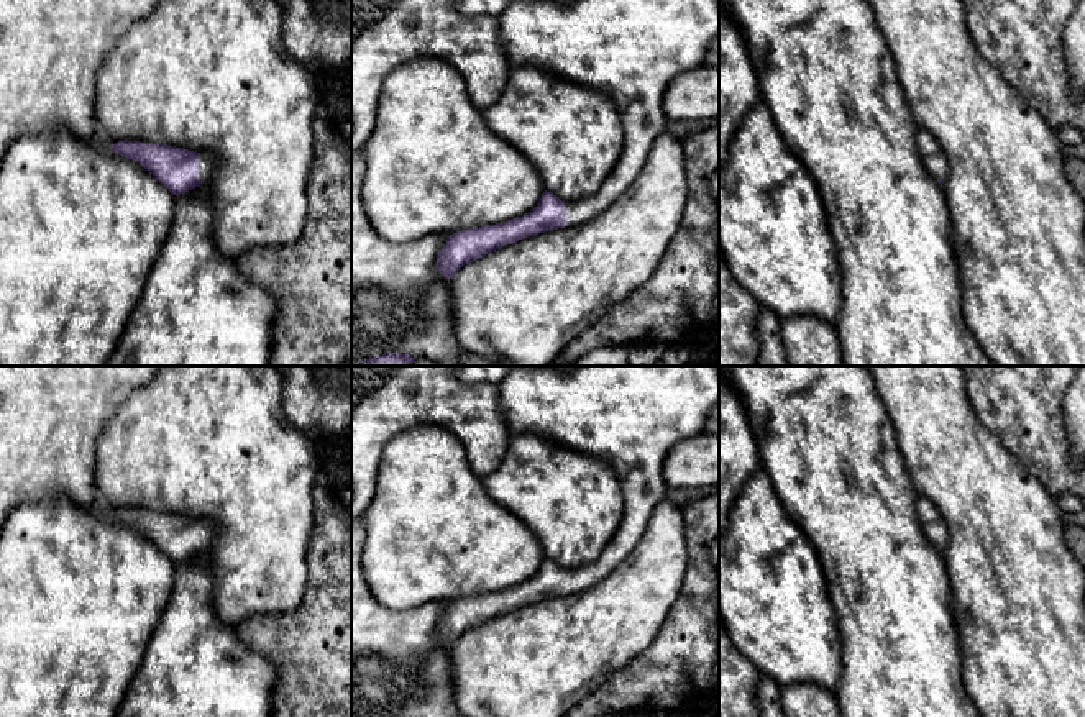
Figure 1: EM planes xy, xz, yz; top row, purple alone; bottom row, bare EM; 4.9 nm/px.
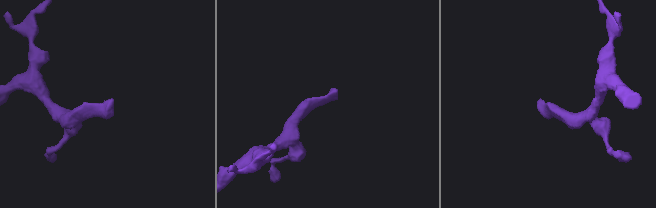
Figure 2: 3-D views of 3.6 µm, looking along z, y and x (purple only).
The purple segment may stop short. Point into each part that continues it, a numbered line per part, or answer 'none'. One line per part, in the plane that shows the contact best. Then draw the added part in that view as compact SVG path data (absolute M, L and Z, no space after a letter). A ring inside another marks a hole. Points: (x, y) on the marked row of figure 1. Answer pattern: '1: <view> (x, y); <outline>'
1: xy (207, 163); M200 153L200 180L205 182L213 176L215 159L212 153Z

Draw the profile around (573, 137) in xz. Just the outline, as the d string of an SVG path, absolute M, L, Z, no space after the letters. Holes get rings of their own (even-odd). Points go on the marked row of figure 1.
M510 67L501 97L481 113L499 138L532 162L545 190L563 202L596 194L625 146L622 118L602 92L568 82L540 67Z

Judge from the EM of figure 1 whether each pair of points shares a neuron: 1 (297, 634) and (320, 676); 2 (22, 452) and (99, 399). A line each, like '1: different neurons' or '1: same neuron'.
1: same neuron
2: same neuron

